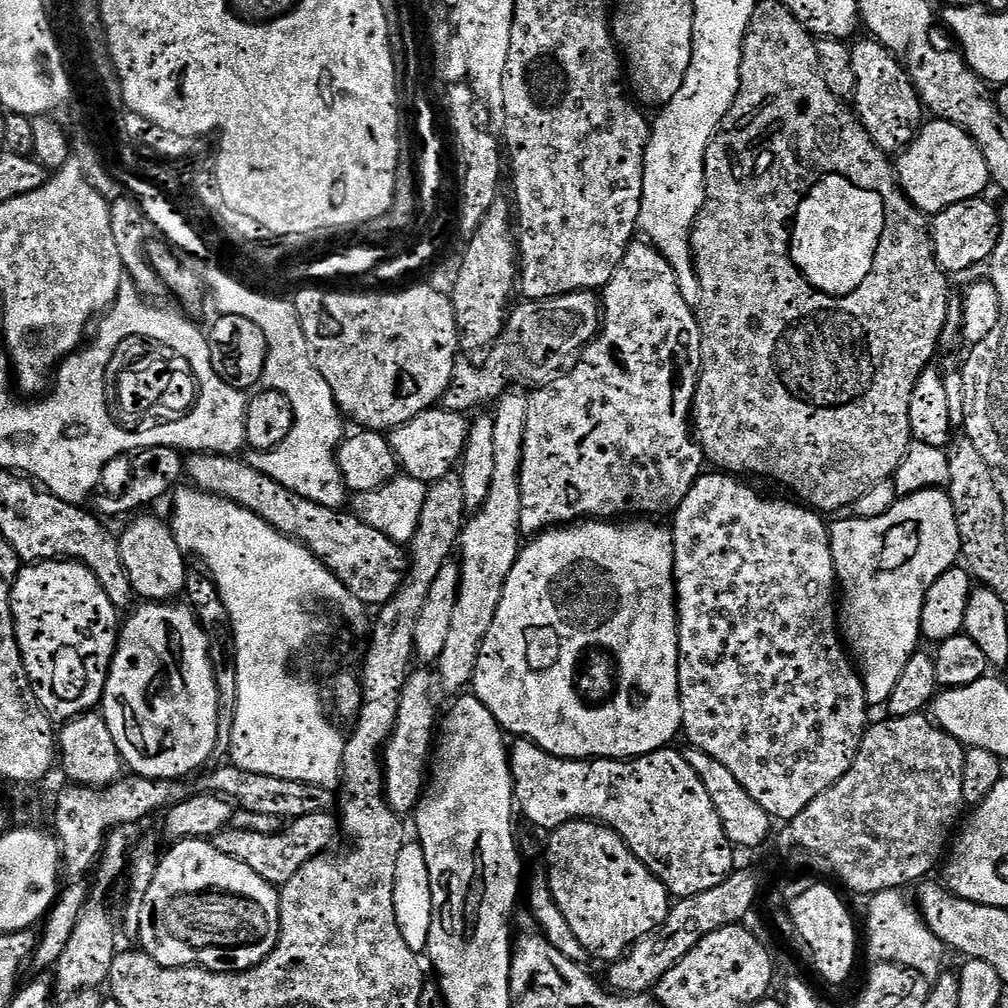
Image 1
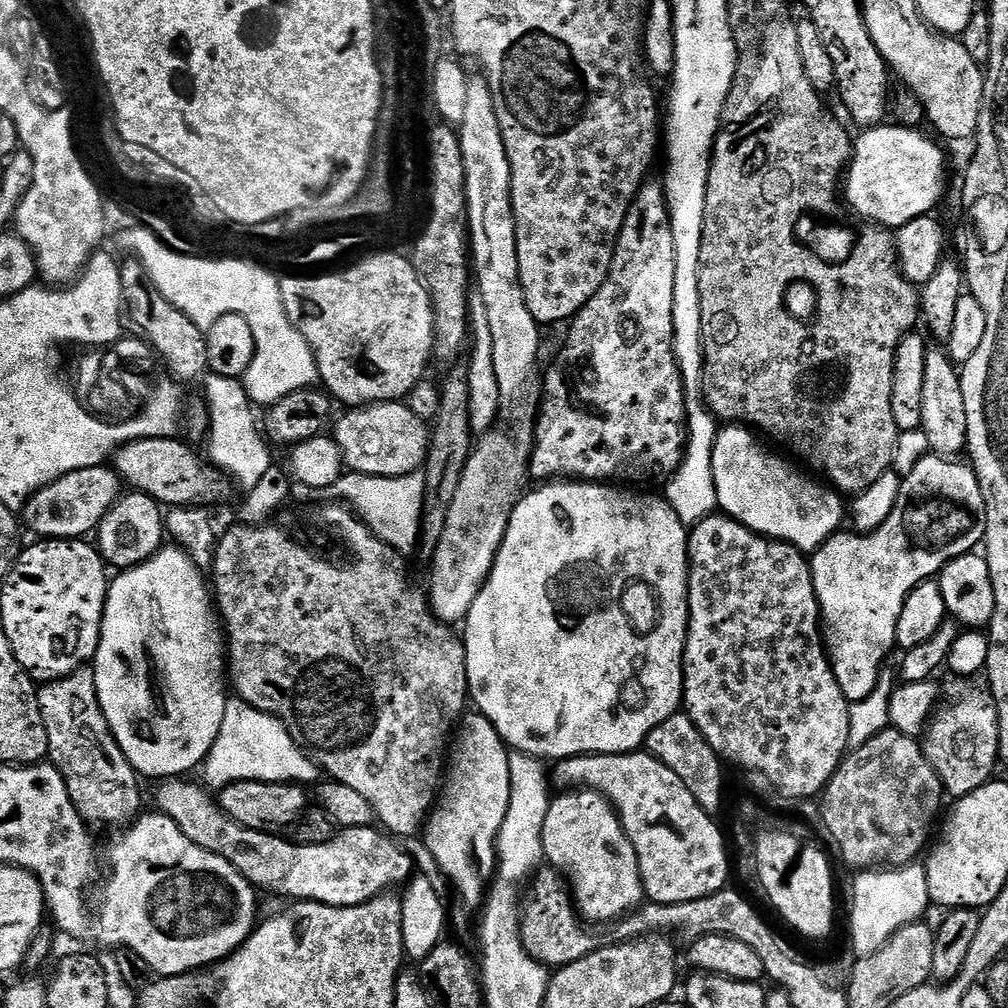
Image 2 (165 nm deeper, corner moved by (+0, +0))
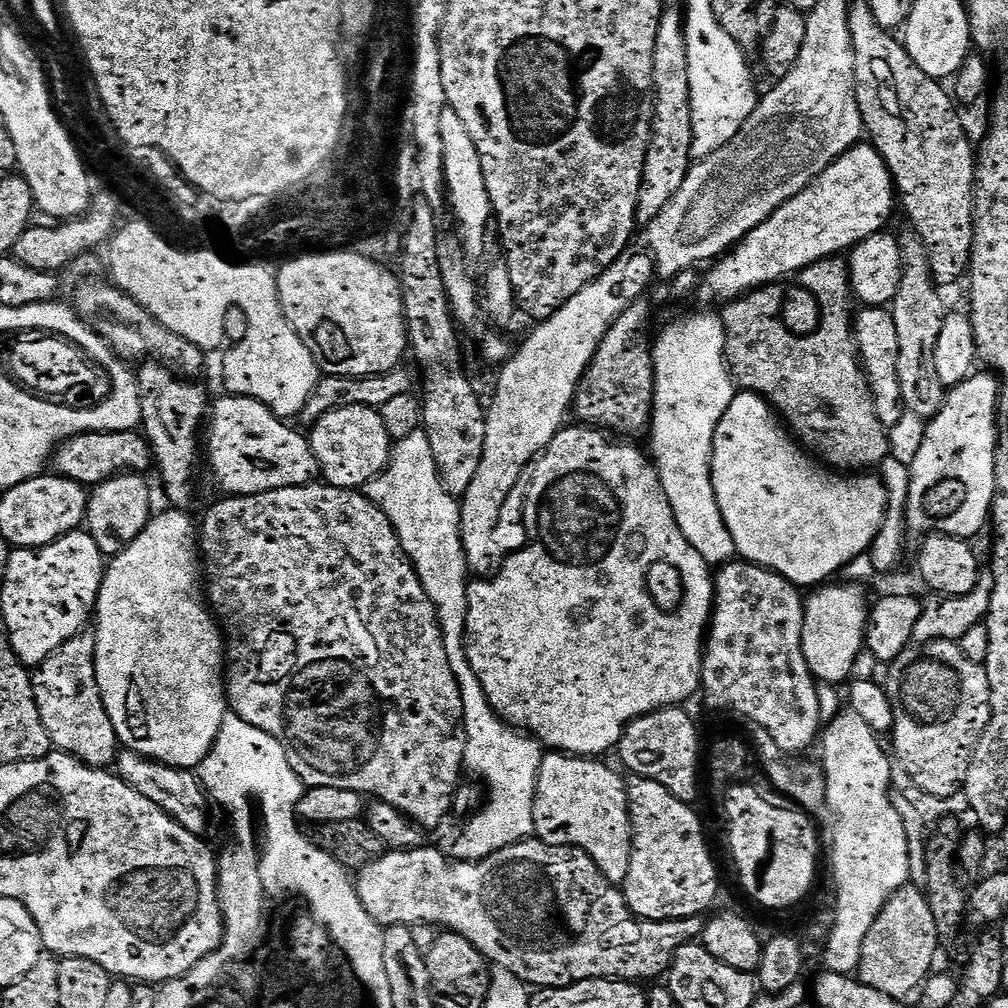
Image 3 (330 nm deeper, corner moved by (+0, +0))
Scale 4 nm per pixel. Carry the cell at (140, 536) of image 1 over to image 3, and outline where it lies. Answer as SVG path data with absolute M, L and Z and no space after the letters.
M140 474L111 476L106 482L95 485L88 497L86 530L98 542L100 551L111 558L124 552L138 534L148 525L154 515L152 492L148 489L145 477Z

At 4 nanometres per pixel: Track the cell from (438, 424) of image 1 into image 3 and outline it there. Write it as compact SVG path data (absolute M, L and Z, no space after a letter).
M346 406L330 410L310 428L310 443L320 464L319 475L335 488L363 489L388 467L394 441L379 411L366 406Z

